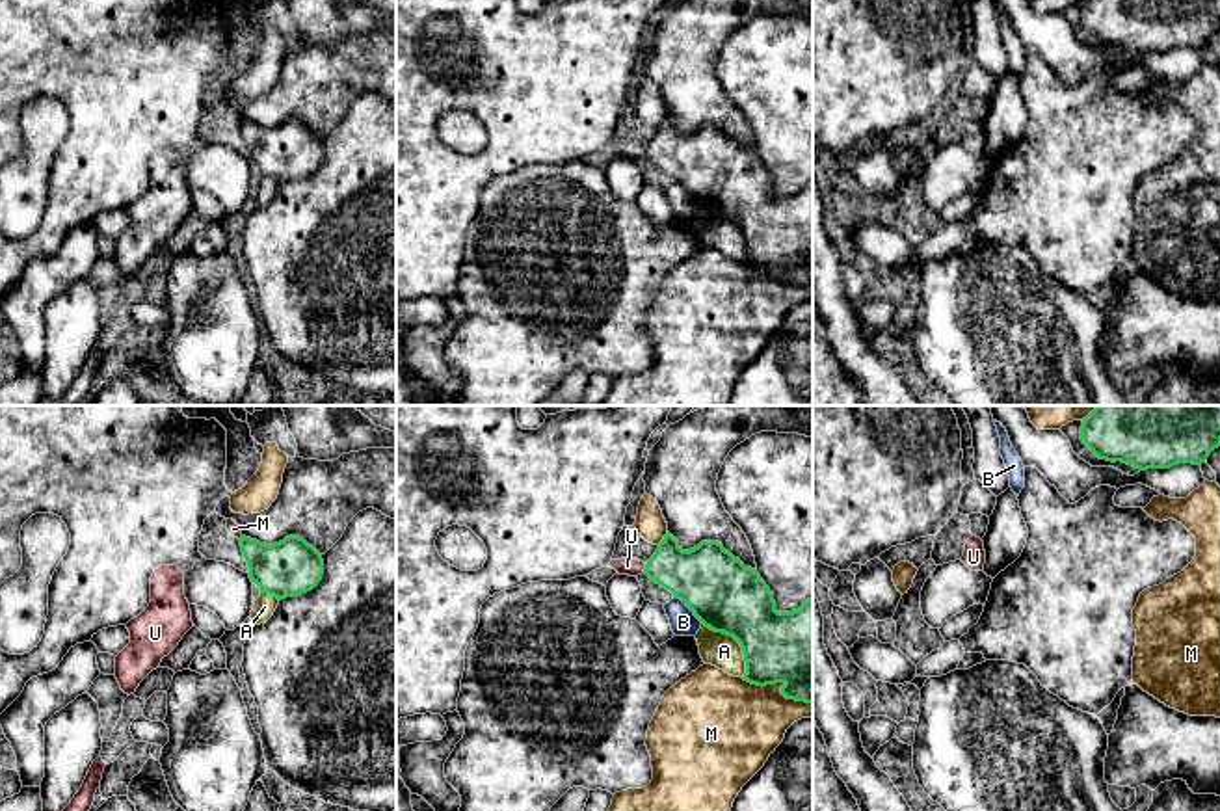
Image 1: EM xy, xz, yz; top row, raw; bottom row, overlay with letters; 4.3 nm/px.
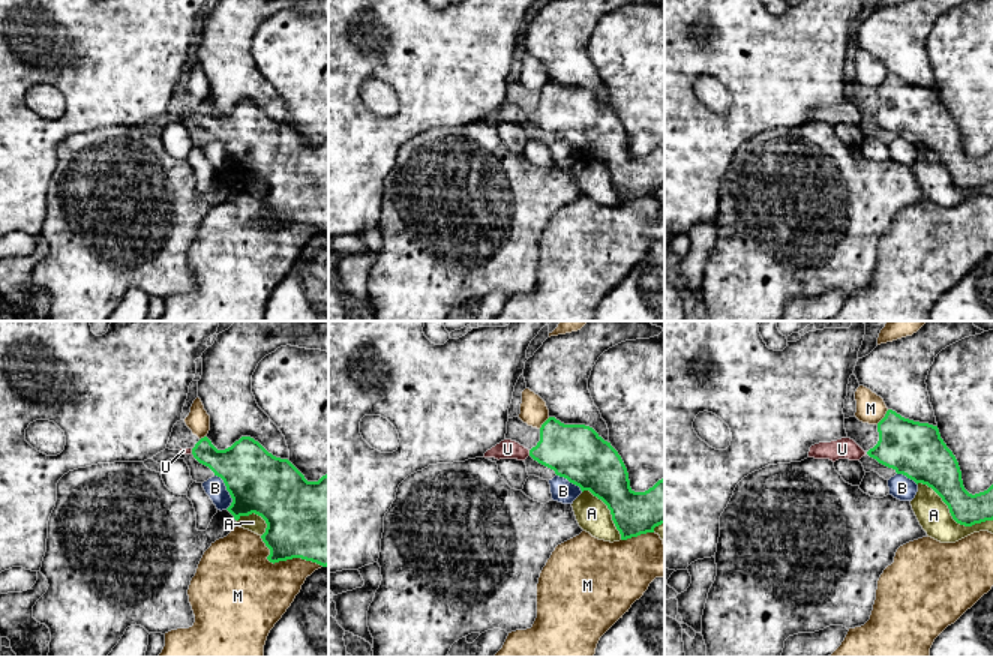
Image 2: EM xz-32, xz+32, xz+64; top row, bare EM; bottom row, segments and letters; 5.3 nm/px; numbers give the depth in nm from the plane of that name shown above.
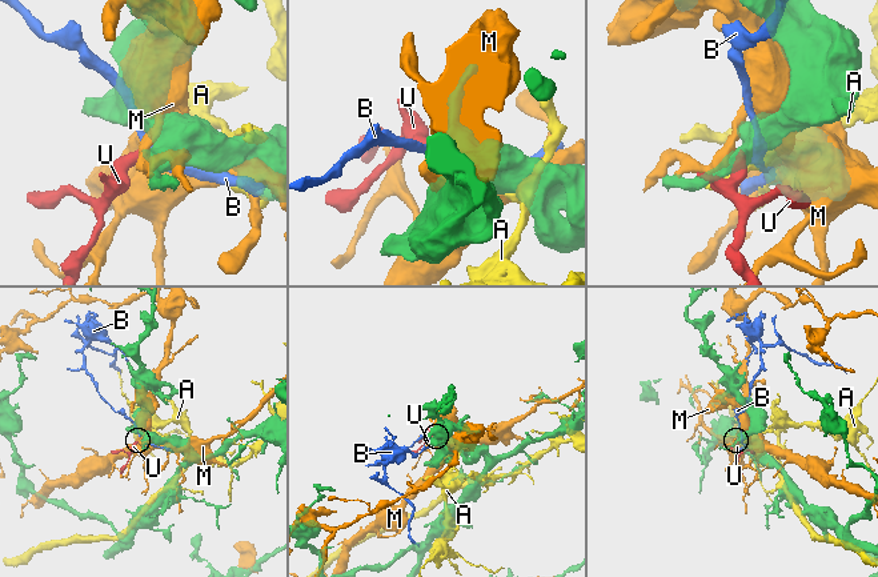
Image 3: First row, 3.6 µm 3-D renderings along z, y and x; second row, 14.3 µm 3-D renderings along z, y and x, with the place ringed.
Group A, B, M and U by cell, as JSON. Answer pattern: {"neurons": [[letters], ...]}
{"neurons": [["A"], ["B"], ["M"], ["U"]]}

